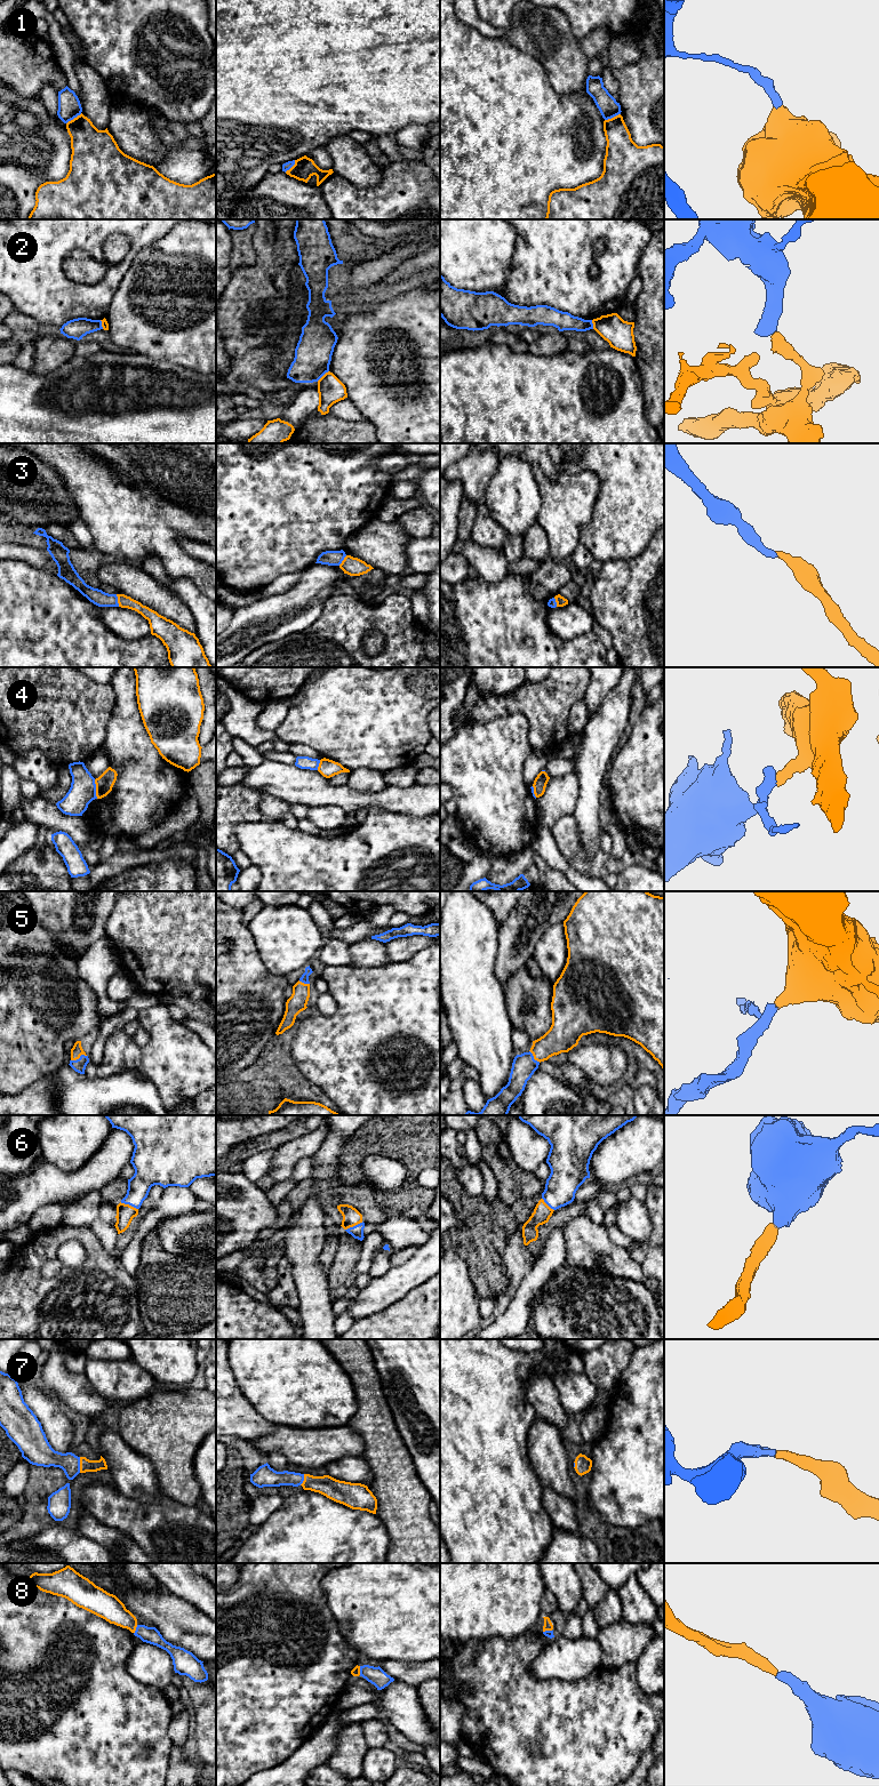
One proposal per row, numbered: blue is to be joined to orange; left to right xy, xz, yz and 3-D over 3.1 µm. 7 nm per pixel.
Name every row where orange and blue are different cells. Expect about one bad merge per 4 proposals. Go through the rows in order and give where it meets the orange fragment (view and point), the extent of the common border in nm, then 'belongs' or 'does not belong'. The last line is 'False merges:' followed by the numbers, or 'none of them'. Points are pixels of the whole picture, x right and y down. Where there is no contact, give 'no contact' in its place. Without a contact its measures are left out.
1: yz (612, 118) | 120 nm | does not belong
2: xz (324, 375) | 120 nm | does not belong
3: xy (118, 600) | 90 nm | belongs
4: xy (96, 789) | 140 nm | does not belong
5: xy (78, 1058) | 120 nm | belongs
6: xy (128, 1204) | 140 nm | belongs
7: xy (80, 1465) | 110 nm | belongs
8: xy (135, 1630) | 70 nm | belongs
False merges: 1, 2, 4

